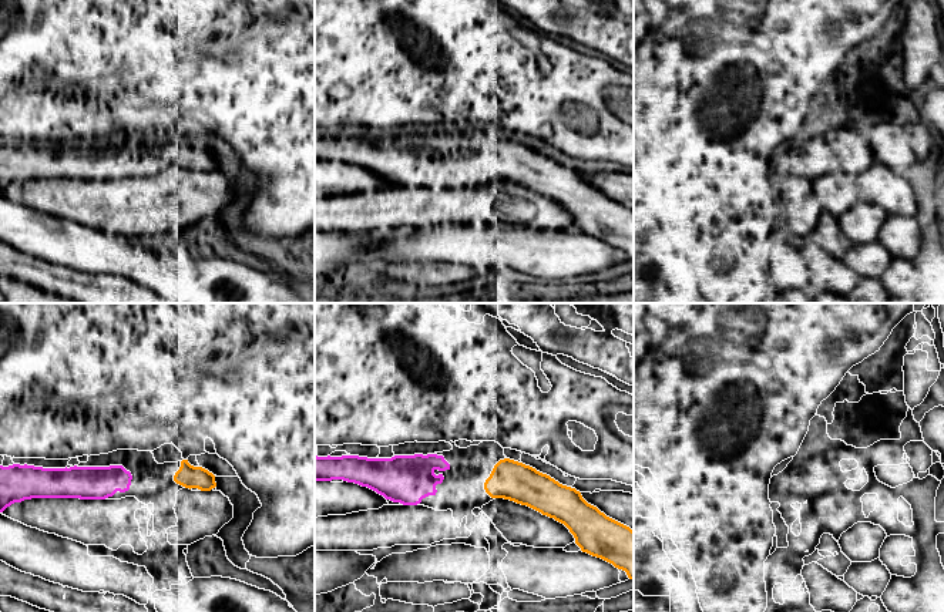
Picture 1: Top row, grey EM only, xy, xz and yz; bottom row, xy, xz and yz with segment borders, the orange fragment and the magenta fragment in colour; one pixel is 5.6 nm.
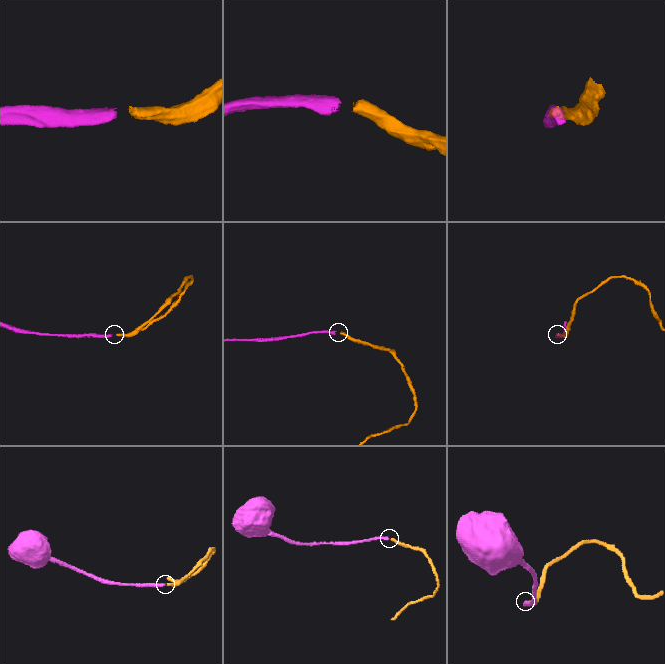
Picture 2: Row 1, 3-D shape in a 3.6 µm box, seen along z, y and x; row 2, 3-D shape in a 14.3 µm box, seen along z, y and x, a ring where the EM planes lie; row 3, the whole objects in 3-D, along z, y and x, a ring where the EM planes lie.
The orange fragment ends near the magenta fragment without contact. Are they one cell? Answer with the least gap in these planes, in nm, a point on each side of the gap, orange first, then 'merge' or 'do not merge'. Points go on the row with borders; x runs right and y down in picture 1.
220 nm apart; from orange across xz (484, 483), (449, 468); merge

